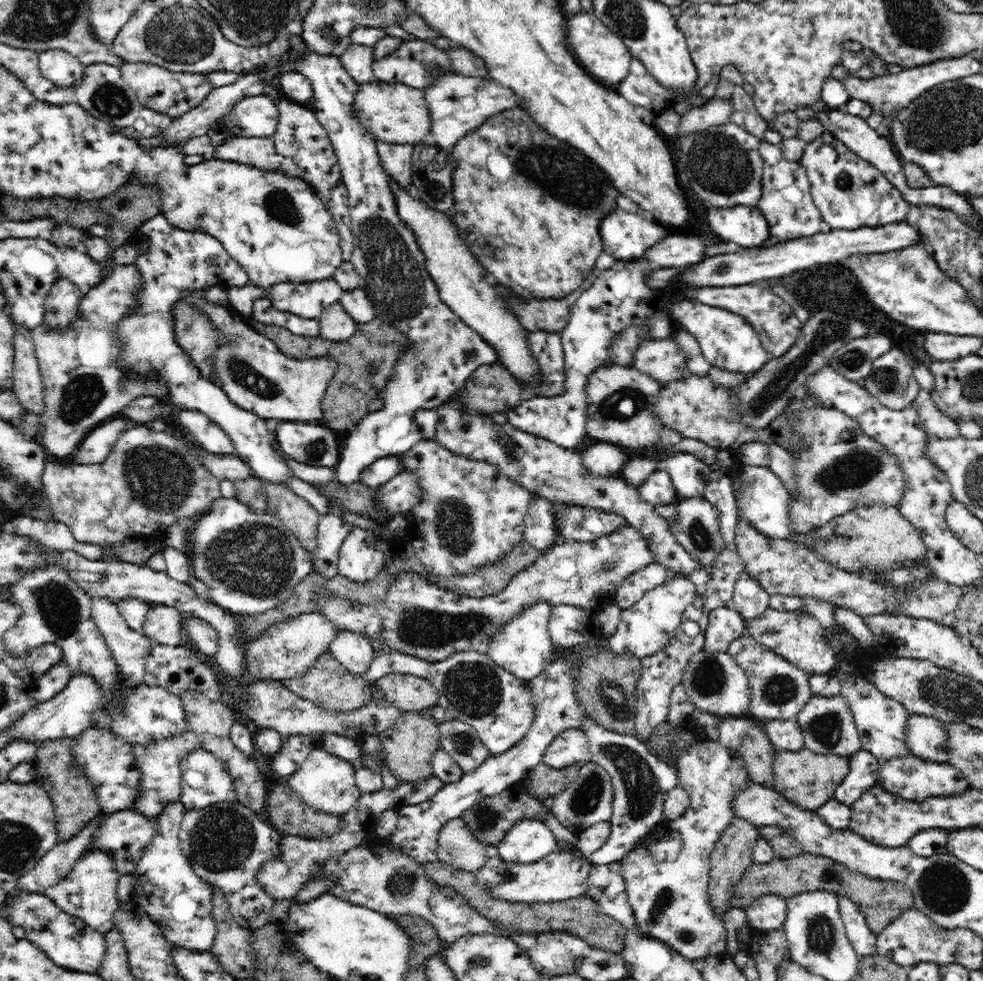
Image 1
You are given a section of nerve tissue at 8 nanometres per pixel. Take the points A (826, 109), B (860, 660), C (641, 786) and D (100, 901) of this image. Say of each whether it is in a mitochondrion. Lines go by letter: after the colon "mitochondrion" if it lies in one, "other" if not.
A: other
B: other
C: mitochondrion
D: other

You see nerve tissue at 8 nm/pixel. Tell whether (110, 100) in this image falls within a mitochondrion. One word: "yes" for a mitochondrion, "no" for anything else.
yes

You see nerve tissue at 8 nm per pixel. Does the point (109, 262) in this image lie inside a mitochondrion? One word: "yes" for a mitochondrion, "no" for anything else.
no

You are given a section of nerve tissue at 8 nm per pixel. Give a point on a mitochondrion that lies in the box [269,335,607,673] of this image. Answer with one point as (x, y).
(417, 626)

